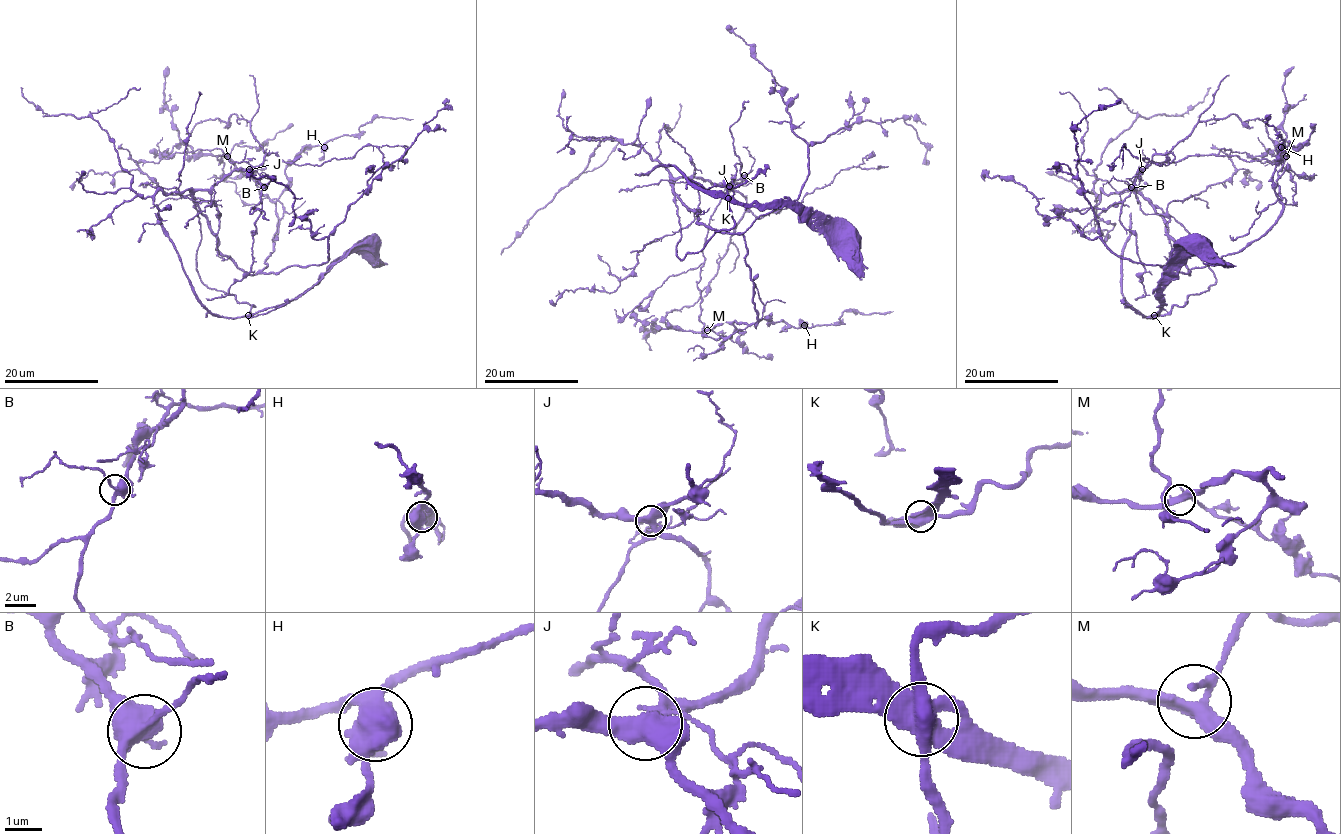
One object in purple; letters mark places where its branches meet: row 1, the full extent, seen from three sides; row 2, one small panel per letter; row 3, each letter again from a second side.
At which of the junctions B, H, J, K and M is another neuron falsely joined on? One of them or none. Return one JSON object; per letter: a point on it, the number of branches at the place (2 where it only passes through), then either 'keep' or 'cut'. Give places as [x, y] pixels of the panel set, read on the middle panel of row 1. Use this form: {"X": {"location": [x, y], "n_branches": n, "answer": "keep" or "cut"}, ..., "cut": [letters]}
{"B": {"location": [744, 175], "n_branches": 4, "answer": "keep"}, "H": {"location": [804, 325], "n_branches": 4, "answer": "keep"}, "J": {"location": [729, 186], "n_branches": 4, "answer": "keep"}, "K": {"location": [728, 198], "n_branches": 4, "answer": "cut"}, "M": {"location": [707, 330], "n_branches": 4, "answer": "keep"}, "cut": ["K"]}

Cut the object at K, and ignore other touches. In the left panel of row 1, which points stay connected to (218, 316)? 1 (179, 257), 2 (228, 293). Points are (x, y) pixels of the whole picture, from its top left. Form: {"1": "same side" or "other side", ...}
{"1": "same side", "2": "other side"}

